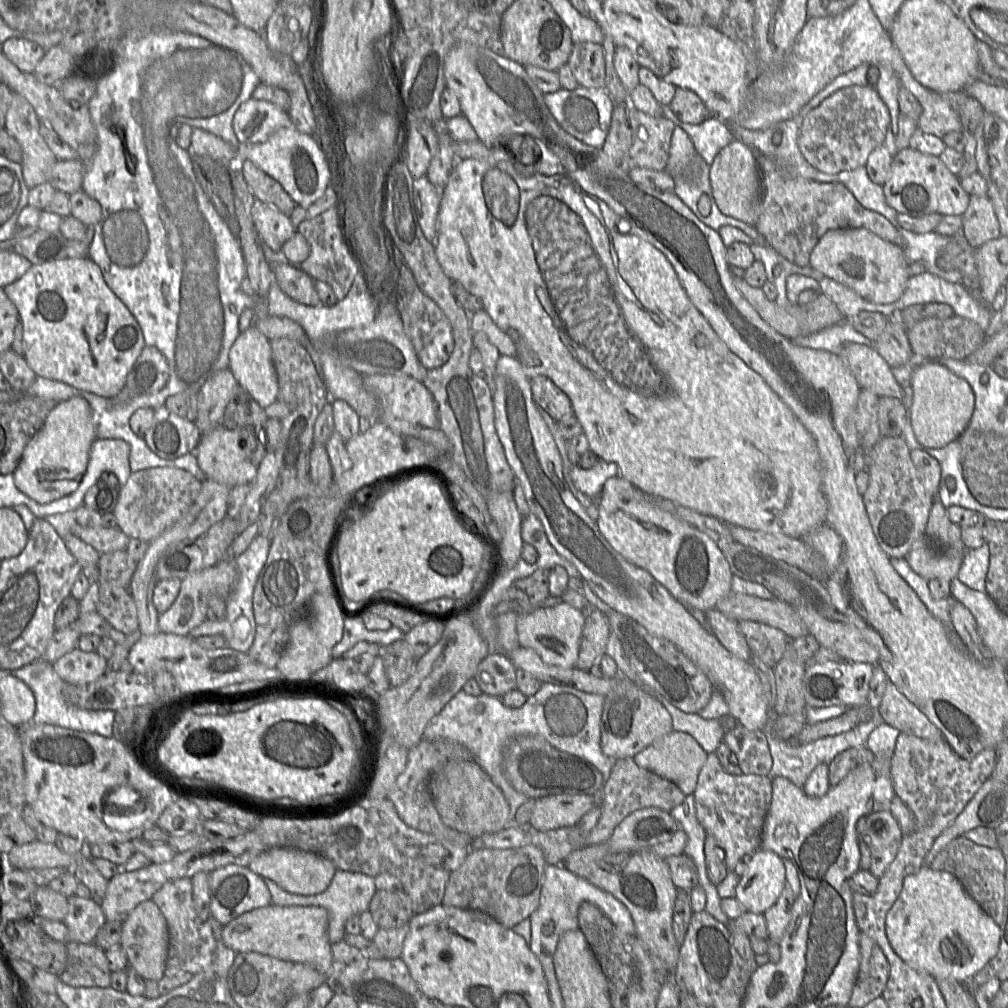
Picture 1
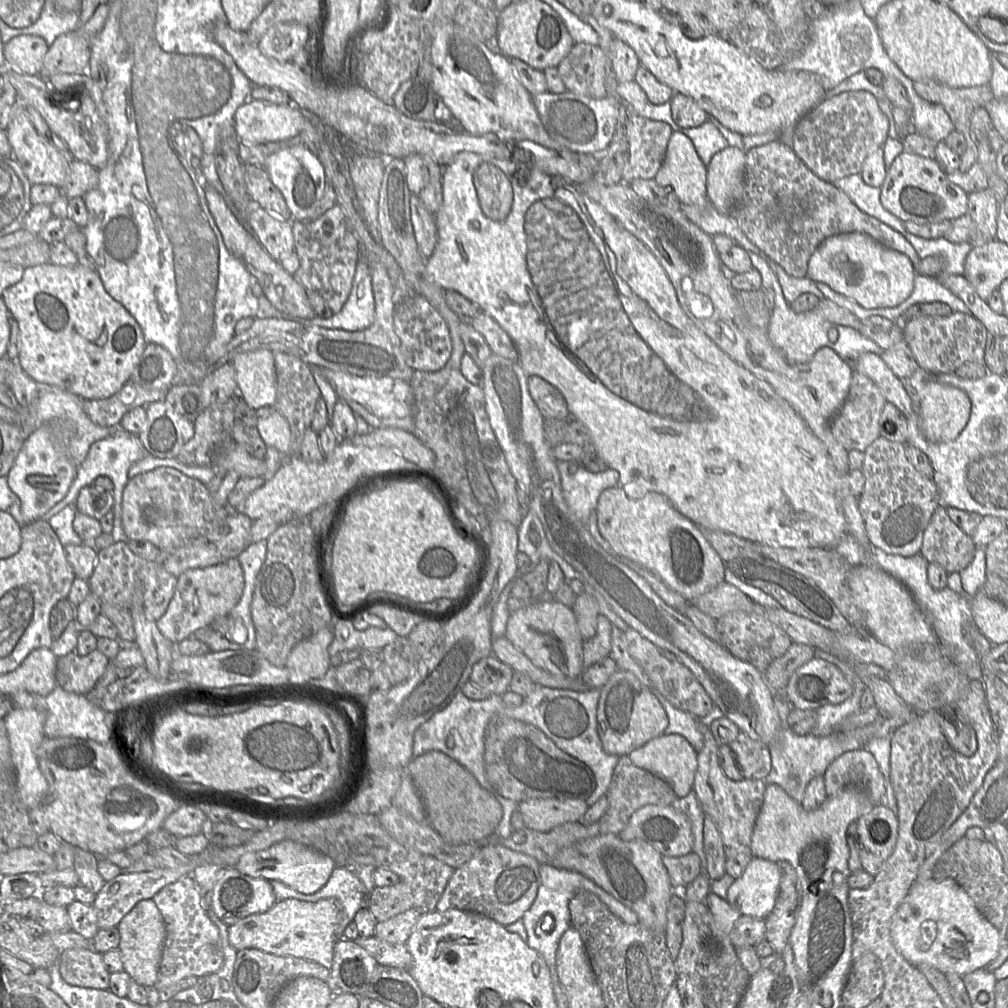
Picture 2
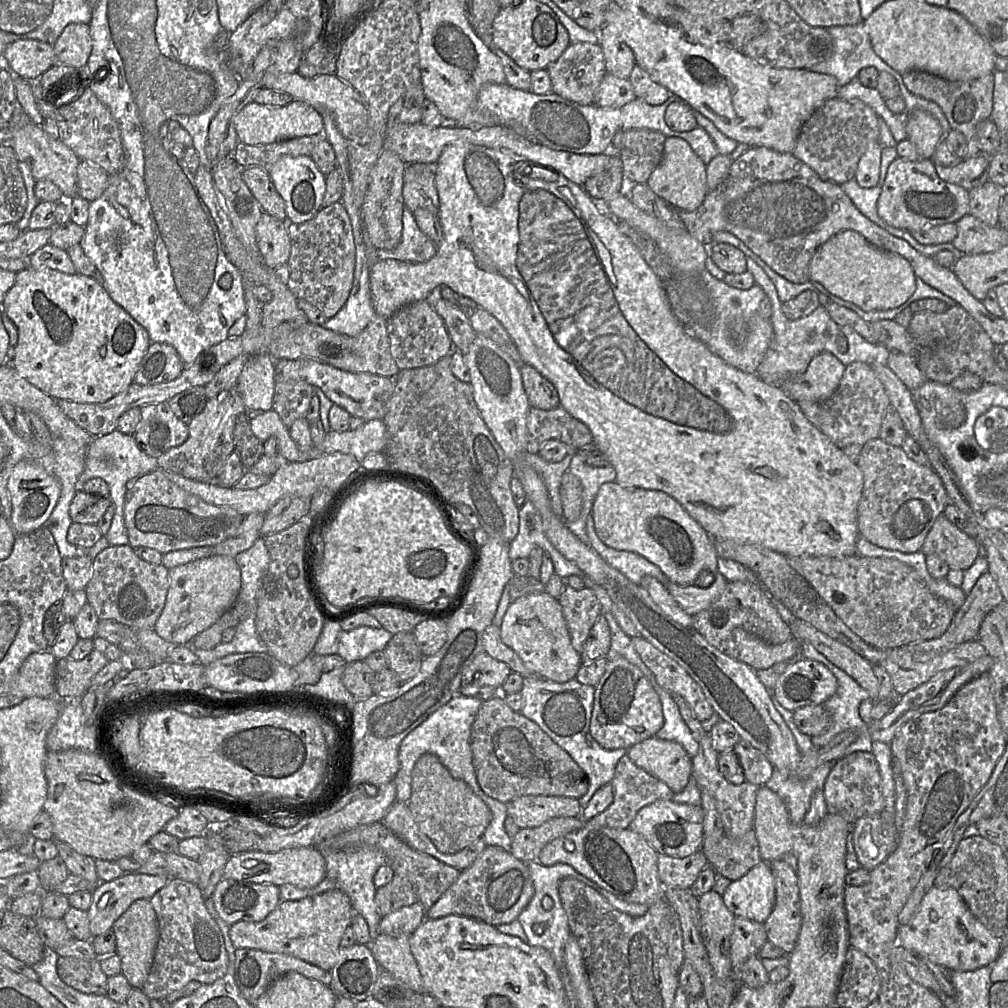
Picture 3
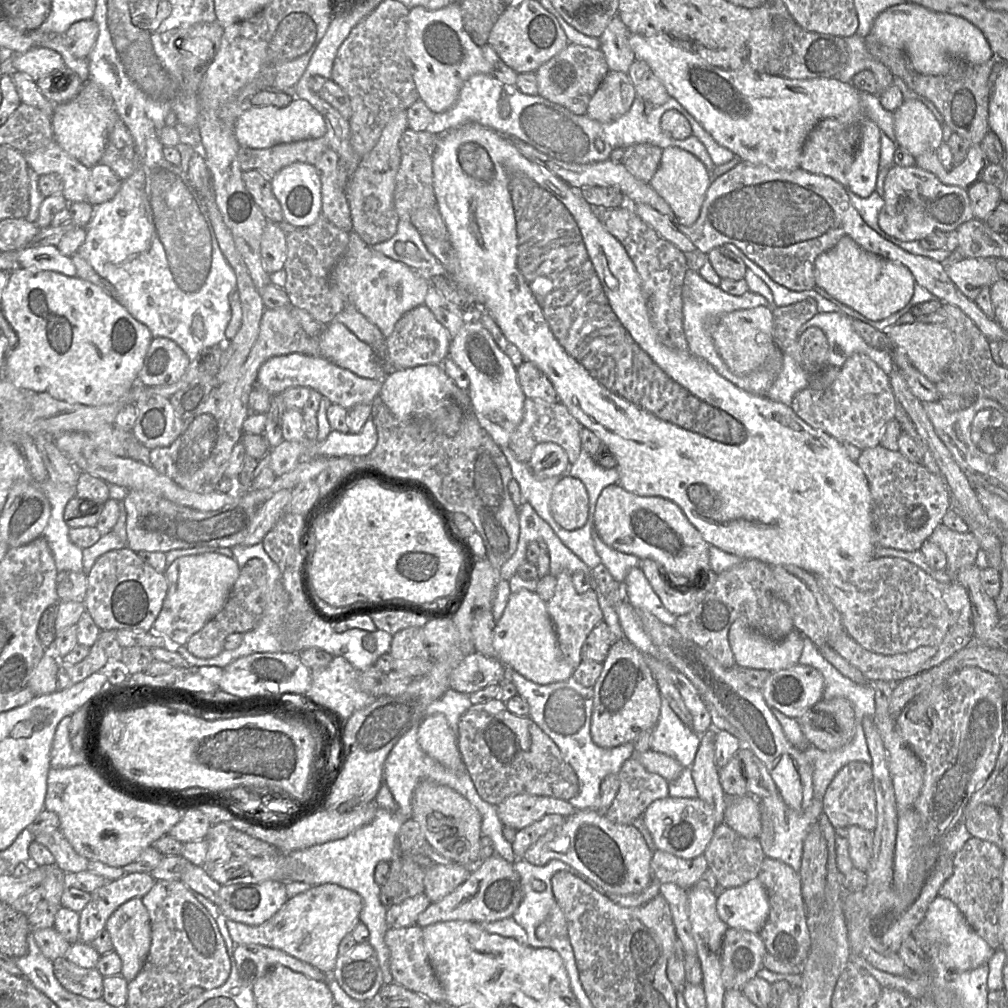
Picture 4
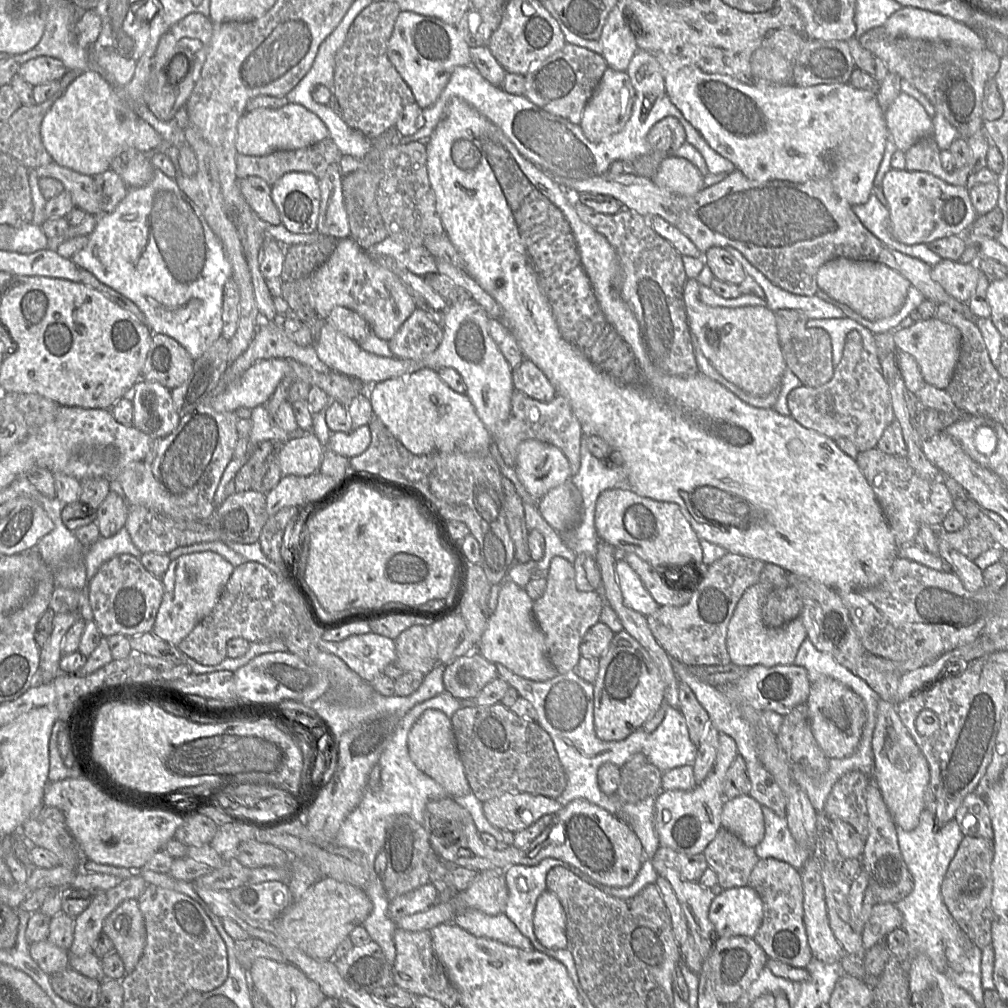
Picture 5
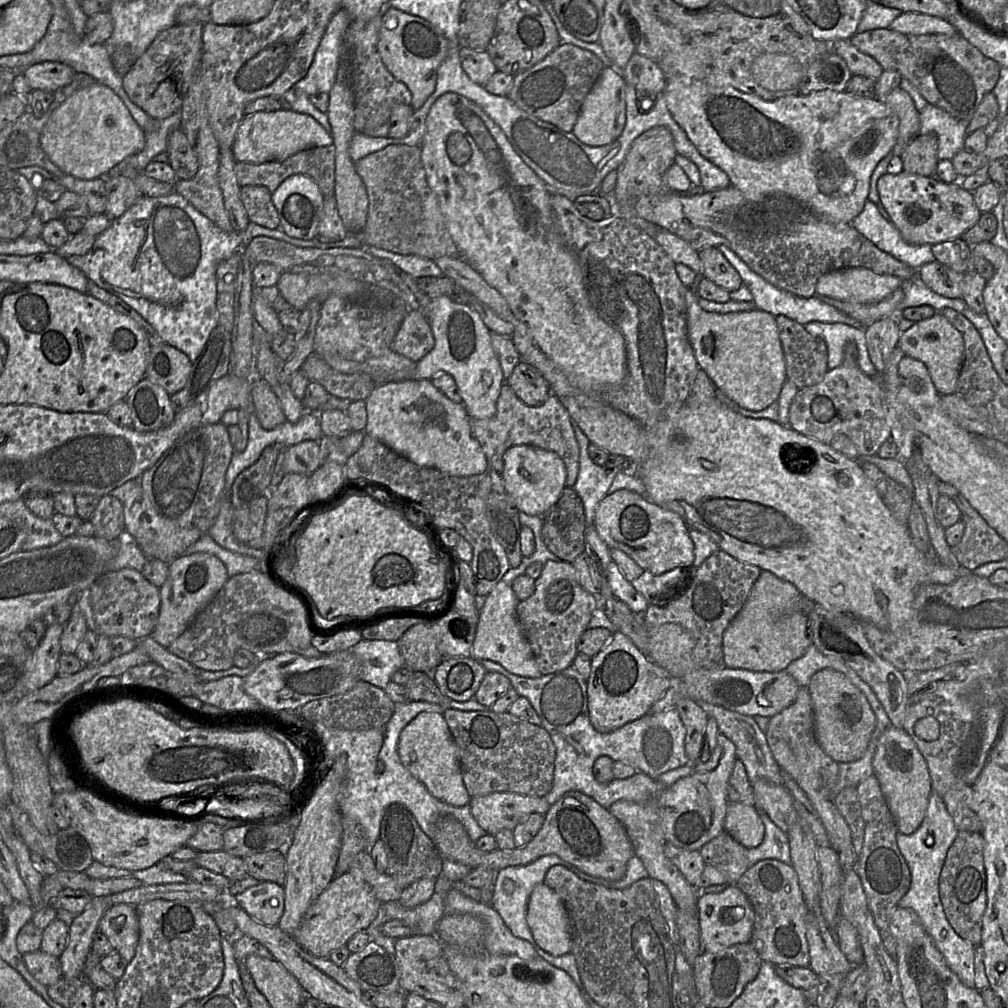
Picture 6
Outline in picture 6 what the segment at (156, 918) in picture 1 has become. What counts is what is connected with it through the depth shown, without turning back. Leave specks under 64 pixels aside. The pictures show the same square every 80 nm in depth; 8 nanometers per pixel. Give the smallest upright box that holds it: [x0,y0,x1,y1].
[99,904,139,964]

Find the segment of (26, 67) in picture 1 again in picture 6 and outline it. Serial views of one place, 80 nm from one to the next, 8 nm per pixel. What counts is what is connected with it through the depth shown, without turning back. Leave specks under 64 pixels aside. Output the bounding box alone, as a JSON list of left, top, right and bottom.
[24,61,75,93]

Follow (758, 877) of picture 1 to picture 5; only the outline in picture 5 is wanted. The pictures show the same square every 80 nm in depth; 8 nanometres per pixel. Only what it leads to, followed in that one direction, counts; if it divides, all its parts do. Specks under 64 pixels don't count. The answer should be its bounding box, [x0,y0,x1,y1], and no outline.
[708,885,763,938]

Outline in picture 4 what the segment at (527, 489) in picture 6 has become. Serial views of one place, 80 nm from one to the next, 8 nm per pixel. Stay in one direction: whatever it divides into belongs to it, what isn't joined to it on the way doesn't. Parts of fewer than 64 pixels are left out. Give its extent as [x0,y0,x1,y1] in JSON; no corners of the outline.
[527,442,568,478]

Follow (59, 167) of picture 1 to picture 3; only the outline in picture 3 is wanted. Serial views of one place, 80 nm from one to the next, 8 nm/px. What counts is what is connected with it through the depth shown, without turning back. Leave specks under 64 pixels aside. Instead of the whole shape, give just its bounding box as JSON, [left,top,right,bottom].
[77,161,109,202]

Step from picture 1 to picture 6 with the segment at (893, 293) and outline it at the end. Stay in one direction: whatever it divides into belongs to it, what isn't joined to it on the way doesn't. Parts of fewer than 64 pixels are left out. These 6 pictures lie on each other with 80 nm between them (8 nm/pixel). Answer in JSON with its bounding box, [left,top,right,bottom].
[815,267,904,303]

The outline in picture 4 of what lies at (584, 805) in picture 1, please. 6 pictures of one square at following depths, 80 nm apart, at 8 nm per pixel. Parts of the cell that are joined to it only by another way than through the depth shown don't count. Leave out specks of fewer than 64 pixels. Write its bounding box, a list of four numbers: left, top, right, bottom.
[496,794,577,831]

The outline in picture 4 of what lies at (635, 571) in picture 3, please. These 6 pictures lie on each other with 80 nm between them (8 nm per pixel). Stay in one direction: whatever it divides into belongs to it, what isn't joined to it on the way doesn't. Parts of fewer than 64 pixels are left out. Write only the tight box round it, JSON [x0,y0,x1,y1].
[592,518,640,583]

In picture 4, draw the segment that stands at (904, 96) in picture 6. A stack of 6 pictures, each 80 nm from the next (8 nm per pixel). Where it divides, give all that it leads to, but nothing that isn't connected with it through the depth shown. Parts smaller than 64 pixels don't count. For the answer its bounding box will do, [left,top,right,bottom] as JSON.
[893,99,943,157]

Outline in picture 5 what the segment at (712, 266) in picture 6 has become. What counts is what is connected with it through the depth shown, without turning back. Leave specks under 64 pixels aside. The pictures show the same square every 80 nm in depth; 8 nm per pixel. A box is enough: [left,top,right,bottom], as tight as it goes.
[703,247,744,285]

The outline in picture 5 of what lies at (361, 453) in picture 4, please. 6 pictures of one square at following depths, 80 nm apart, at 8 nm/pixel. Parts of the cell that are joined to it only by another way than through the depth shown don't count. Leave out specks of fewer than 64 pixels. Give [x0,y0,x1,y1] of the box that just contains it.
[327,425,371,459]

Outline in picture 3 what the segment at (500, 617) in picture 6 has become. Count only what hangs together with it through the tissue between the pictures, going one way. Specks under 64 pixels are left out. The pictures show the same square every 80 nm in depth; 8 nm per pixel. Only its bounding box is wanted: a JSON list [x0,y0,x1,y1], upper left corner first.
[500,593,582,683]

